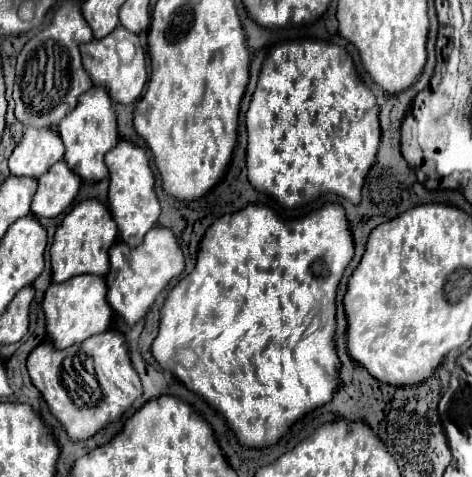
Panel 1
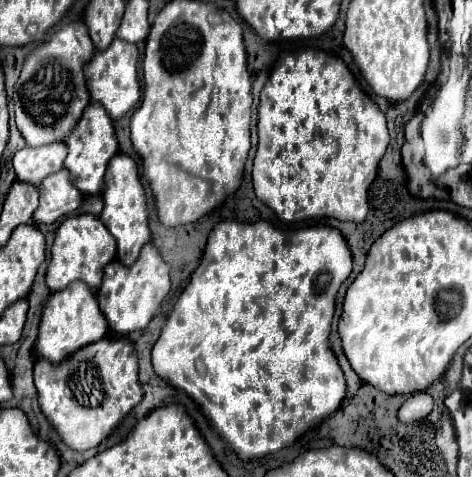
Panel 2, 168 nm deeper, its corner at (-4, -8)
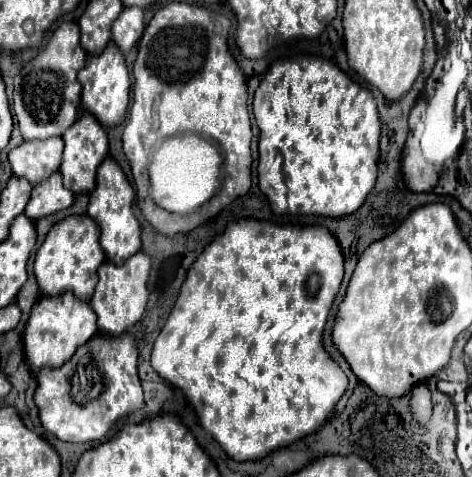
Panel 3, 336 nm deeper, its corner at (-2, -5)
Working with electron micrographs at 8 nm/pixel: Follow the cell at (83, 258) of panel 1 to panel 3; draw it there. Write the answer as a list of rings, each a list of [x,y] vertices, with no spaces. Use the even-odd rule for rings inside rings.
[[[69,215],[51,227],[35,255],[33,269],[43,295],[59,295],[71,291],[75,297],[89,301],[97,285],[97,269],[103,261],[105,253],[99,245],[99,223],[87,215]]]

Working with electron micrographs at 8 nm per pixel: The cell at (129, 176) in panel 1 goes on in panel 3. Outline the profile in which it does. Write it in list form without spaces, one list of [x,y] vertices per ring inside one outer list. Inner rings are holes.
[[[107,157],[103,161],[103,165],[99,167],[97,187],[91,193],[87,213],[101,227],[99,243],[107,255],[107,261],[111,261],[111,263],[123,263],[123,261],[127,261],[127,257],[131,257],[133,253],[137,253],[141,249],[141,227],[133,215],[133,203],[135,203],[135,191],[133,191],[131,183],[127,181],[119,163],[113,157]]]

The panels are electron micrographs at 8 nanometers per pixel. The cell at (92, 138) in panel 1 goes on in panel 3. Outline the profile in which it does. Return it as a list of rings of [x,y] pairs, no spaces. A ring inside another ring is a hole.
[[[79,113],[79,121],[75,121],[75,125],[71,125],[63,133],[63,141],[65,141],[65,151],[63,151],[63,163],[59,167],[63,183],[73,193],[91,193],[95,189],[97,167],[101,165],[101,161],[107,157],[109,151],[109,141],[103,125],[99,125],[99,121],[91,113]]]

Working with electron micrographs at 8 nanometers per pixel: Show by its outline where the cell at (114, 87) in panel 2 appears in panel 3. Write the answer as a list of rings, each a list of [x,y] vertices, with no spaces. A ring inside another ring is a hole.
[[[111,41],[103,53],[91,55],[87,59],[87,65],[79,71],[79,83],[83,85],[81,93],[81,107],[89,113],[93,113],[103,127],[111,127],[123,121],[127,107],[129,107],[129,89],[131,89],[131,77],[125,65],[125,55],[121,49]]]

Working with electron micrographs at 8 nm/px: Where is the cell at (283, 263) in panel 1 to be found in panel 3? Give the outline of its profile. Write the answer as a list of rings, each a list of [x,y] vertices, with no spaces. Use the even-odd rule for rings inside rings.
[[[239,219],[225,227],[225,231],[215,237],[203,253],[197,257],[193,267],[187,273],[185,283],[181,285],[181,293],[167,317],[165,327],[157,335],[151,351],[151,367],[173,387],[179,387],[193,409],[199,415],[199,421],[207,433],[213,435],[213,439],[227,451],[229,457],[235,461],[251,461],[261,459],[267,453],[275,451],[277,447],[285,447],[297,439],[303,439],[311,433],[315,433],[327,417],[333,413],[335,403],[347,389],[347,377],[341,371],[341,367],[329,357],[329,353],[323,349],[323,331],[329,317],[329,309],[333,305],[333,299],[337,295],[337,289],[343,281],[343,253],[341,247],[331,235],[329,229],[319,225],[279,227],[269,221],[257,221],[257,219]]]

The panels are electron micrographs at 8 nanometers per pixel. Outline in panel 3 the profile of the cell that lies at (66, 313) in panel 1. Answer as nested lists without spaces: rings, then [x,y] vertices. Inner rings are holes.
[[[61,293],[53,297],[43,295],[33,307],[23,335],[27,363],[33,371],[41,367],[61,367],[71,359],[75,349],[87,343],[95,333],[97,333],[95,311],[87,301],[79,301],[73,293]]]

